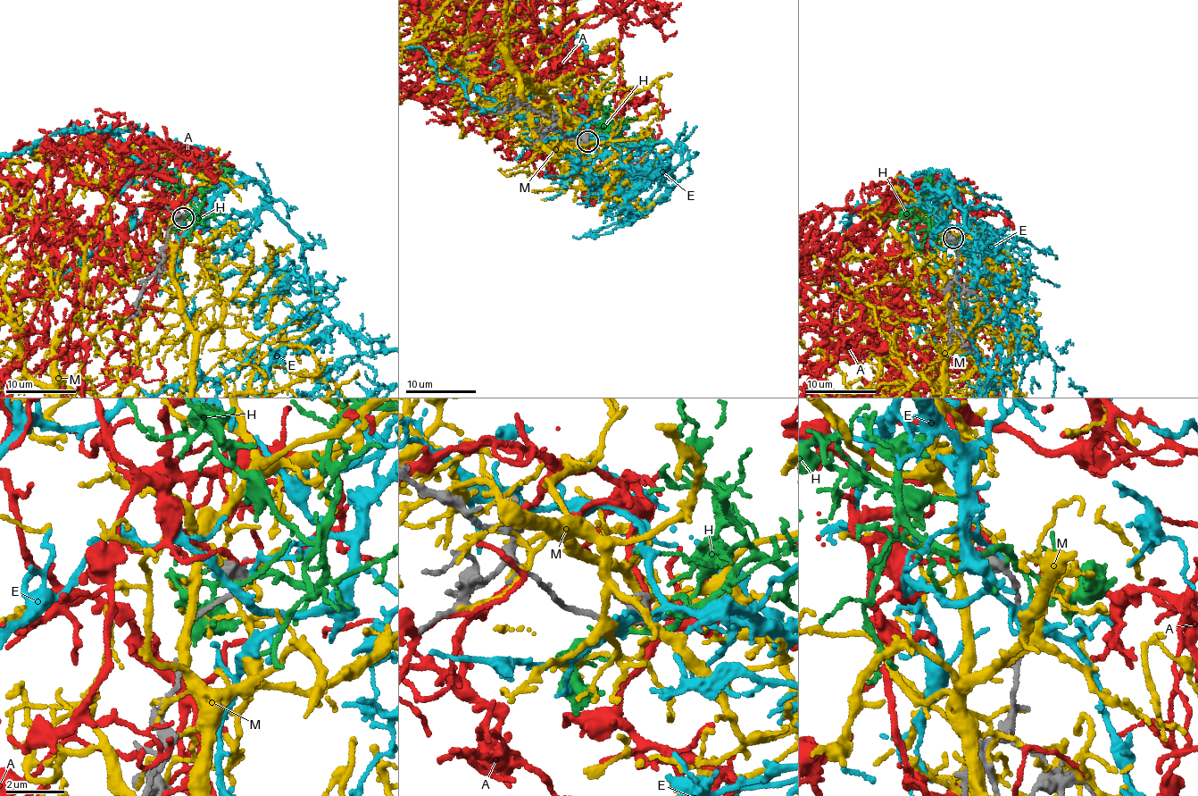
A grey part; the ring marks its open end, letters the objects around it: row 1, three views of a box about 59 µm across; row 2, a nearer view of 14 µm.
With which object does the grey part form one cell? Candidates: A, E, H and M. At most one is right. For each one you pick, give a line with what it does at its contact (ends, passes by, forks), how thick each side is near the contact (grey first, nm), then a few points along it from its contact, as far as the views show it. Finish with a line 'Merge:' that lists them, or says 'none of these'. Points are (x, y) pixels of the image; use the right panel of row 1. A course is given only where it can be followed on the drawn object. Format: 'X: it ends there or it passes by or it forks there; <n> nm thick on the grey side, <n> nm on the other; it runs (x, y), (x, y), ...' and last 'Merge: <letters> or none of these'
E: it passes by; 400 nm thick on the grey side, 120 nm on the other
Merge: E

